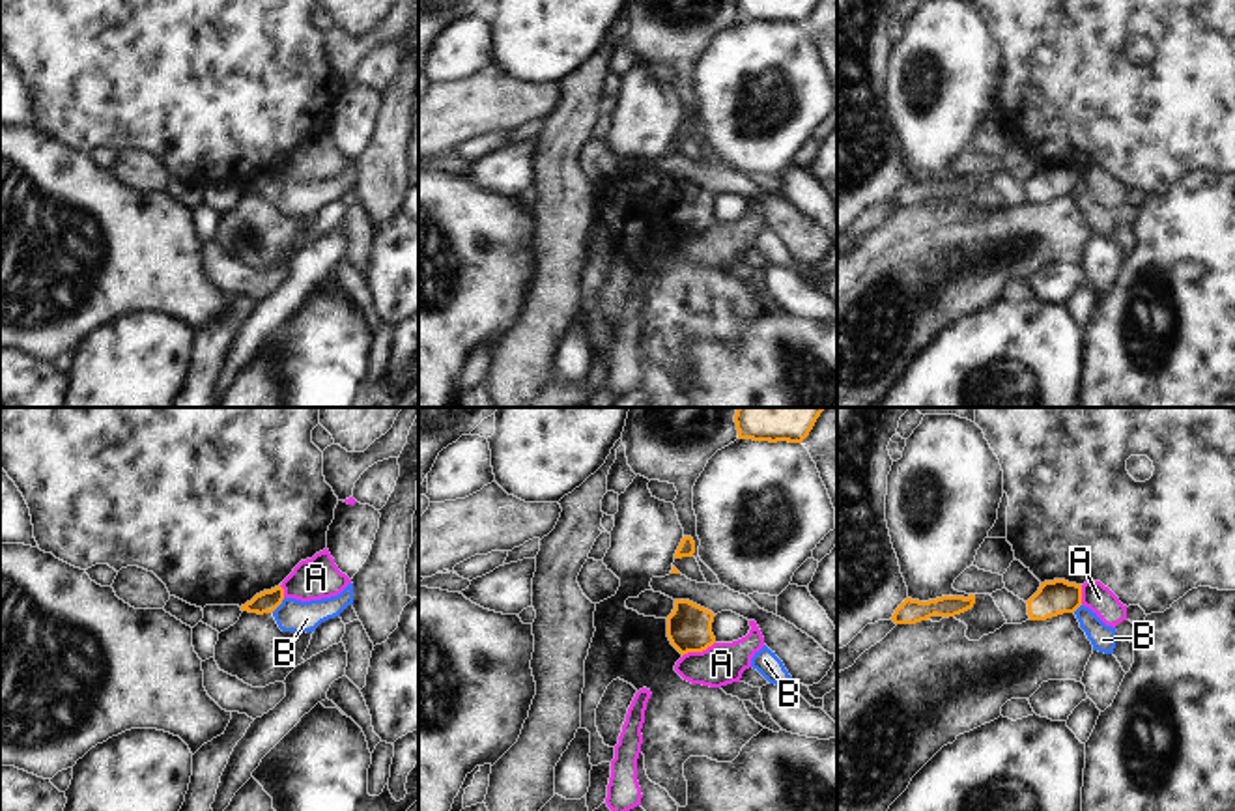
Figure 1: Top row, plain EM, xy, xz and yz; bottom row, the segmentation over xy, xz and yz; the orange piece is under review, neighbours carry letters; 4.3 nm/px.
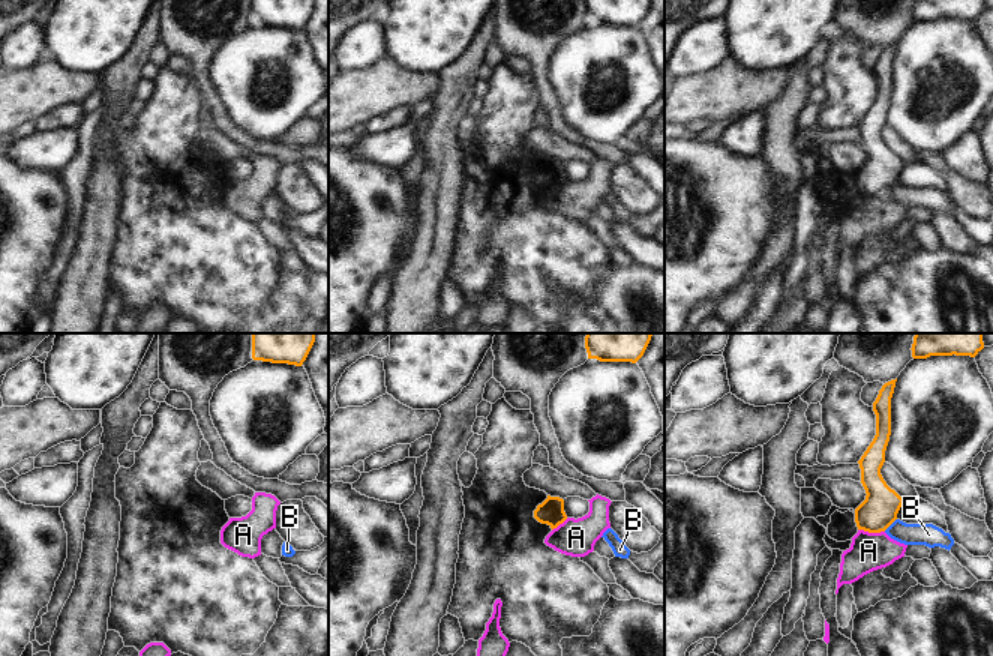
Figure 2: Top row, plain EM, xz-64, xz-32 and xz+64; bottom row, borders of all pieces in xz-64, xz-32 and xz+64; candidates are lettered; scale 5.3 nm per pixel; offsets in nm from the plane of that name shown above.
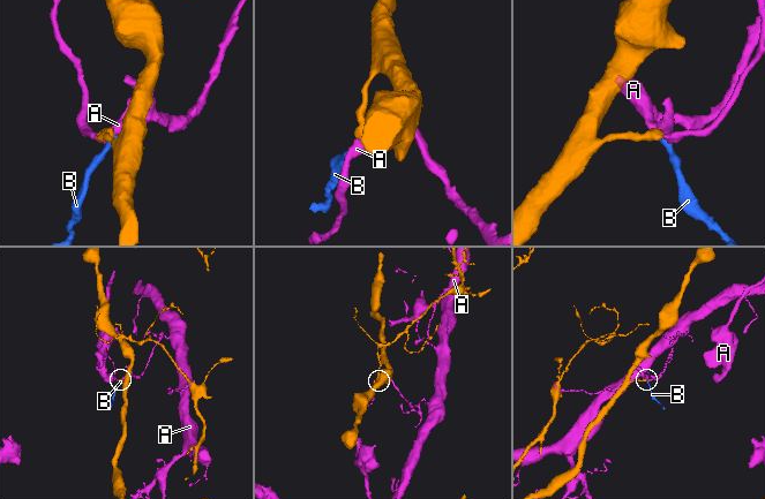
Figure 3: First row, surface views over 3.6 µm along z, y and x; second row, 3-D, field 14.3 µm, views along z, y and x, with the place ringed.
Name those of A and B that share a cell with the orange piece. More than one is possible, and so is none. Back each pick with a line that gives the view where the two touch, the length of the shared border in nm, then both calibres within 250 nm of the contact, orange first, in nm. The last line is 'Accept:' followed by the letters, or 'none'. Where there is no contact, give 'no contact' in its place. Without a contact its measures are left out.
Accept: none

